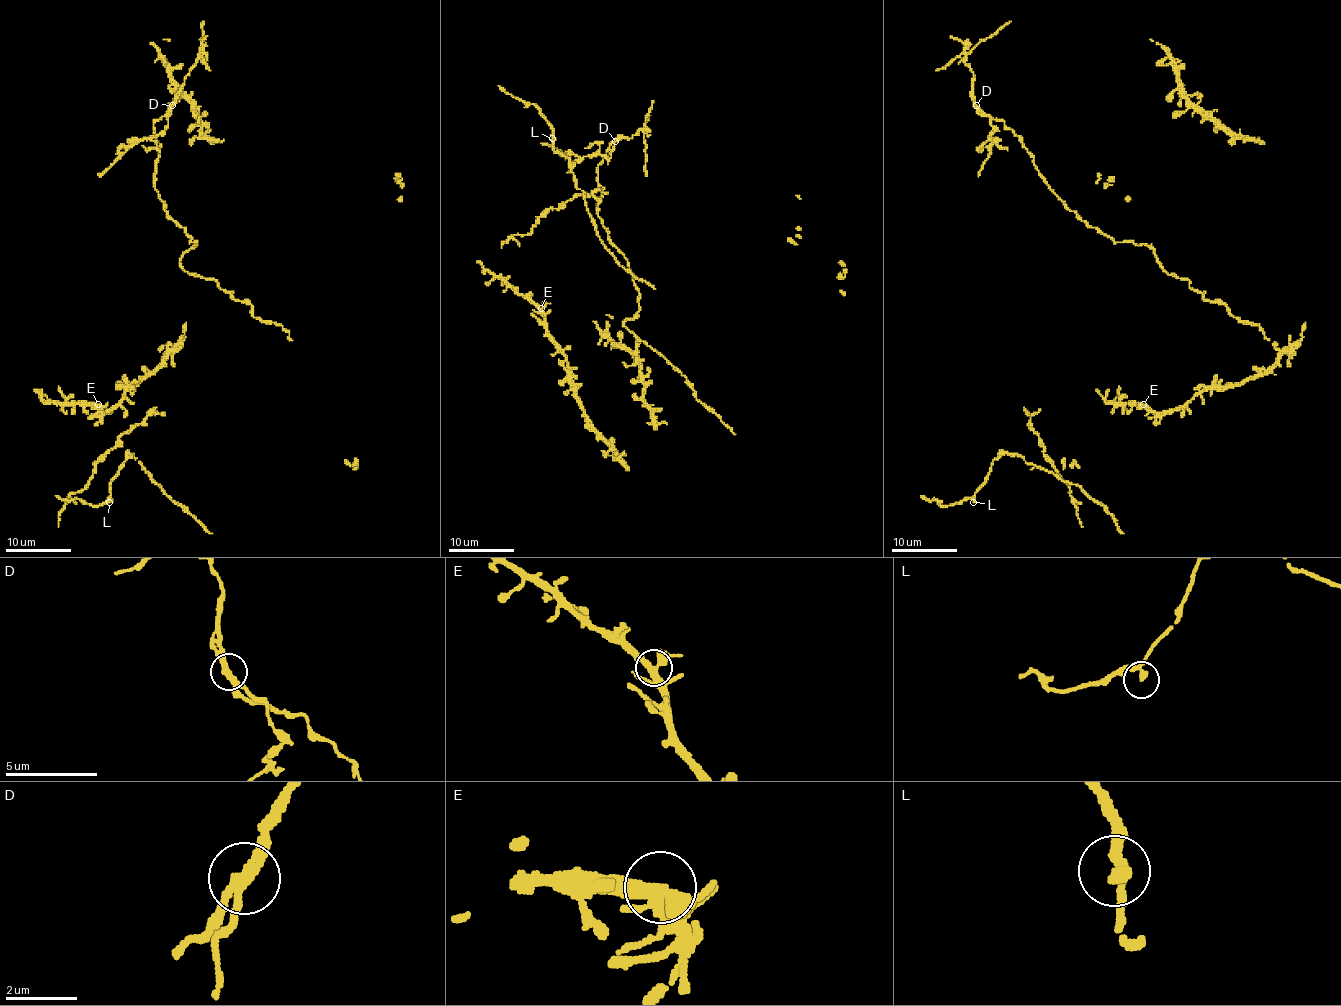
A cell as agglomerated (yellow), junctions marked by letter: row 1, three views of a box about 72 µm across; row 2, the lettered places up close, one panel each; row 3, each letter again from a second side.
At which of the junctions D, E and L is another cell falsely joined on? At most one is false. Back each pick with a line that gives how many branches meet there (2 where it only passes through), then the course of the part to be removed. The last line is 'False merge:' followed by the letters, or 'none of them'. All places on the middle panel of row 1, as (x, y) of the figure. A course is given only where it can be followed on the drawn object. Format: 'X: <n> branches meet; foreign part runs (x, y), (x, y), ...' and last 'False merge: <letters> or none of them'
D: 3 branches meet; foreign part runs (616, 141), (608, 158), (598, 154), (580, 158), (562, 154), (555, 148), (541, 143)
False merge: D

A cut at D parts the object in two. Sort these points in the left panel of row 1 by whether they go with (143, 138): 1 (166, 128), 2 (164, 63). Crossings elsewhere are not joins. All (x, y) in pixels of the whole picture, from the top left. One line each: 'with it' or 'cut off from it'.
1: with it
2: cut off from it

